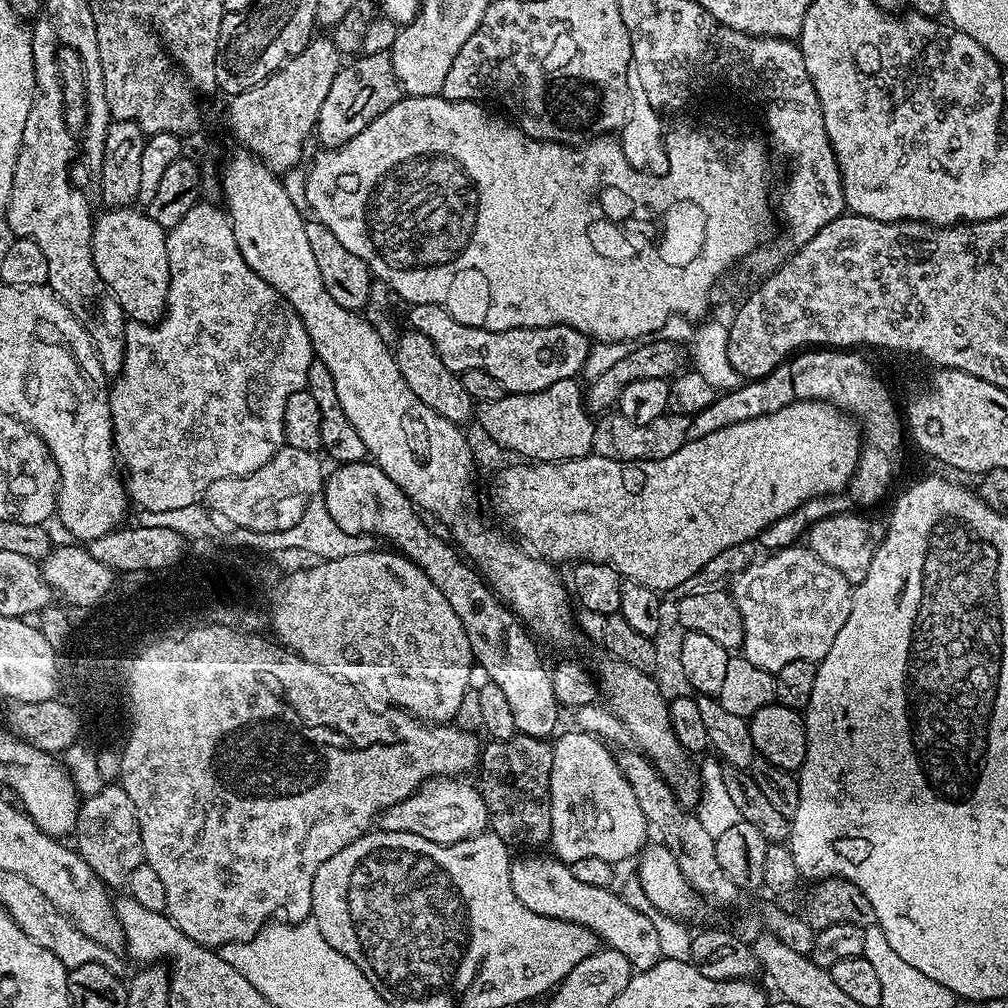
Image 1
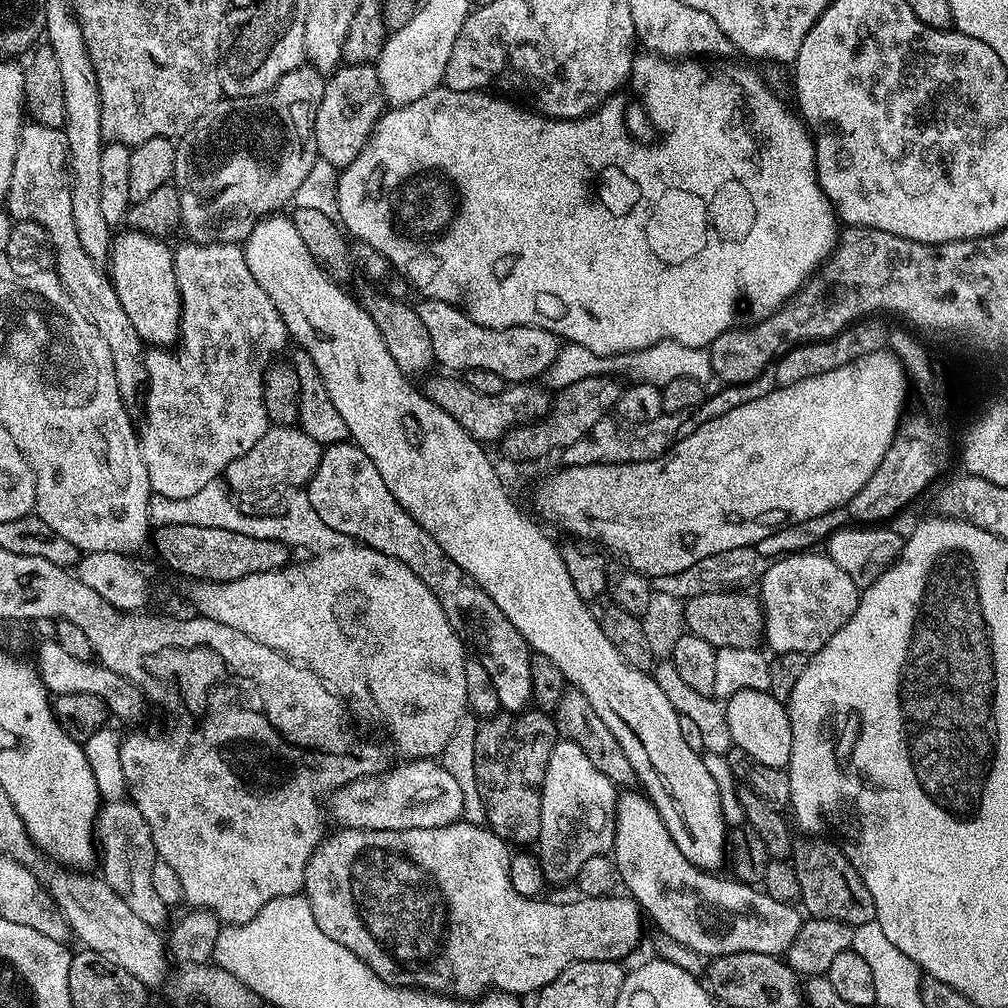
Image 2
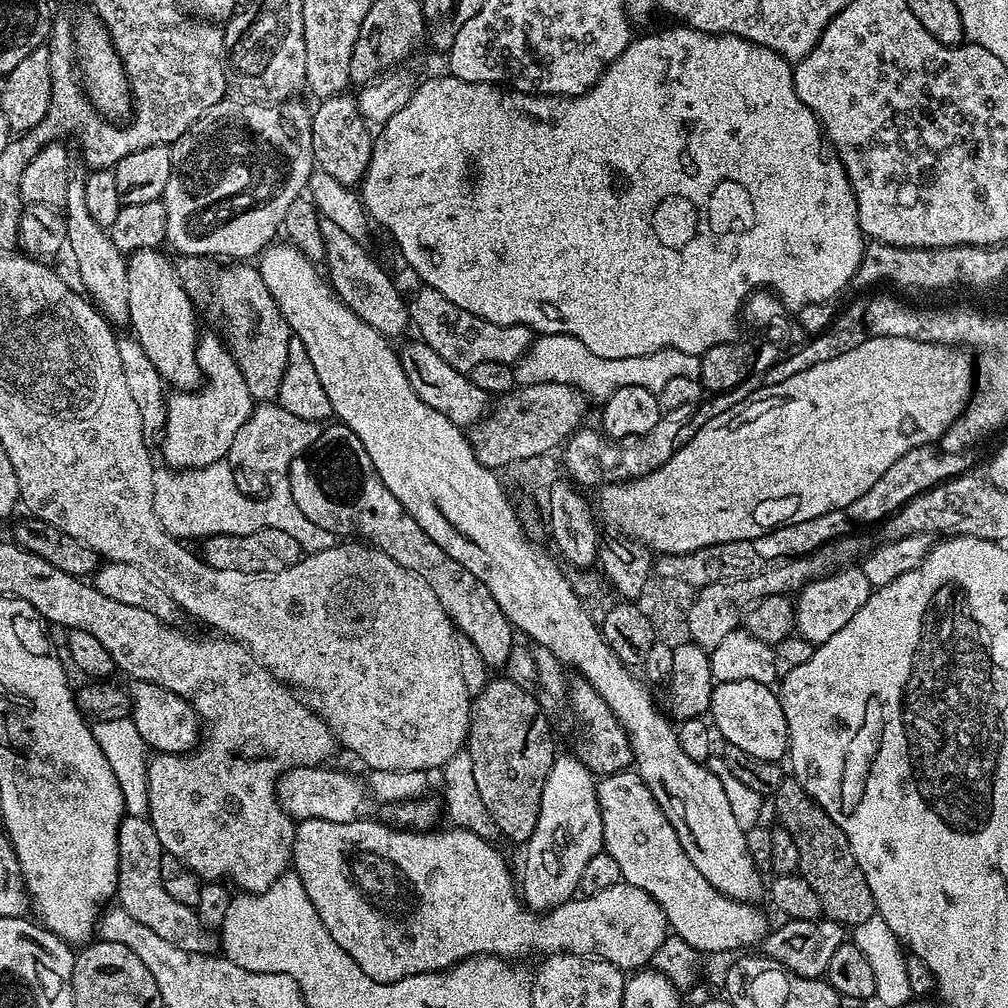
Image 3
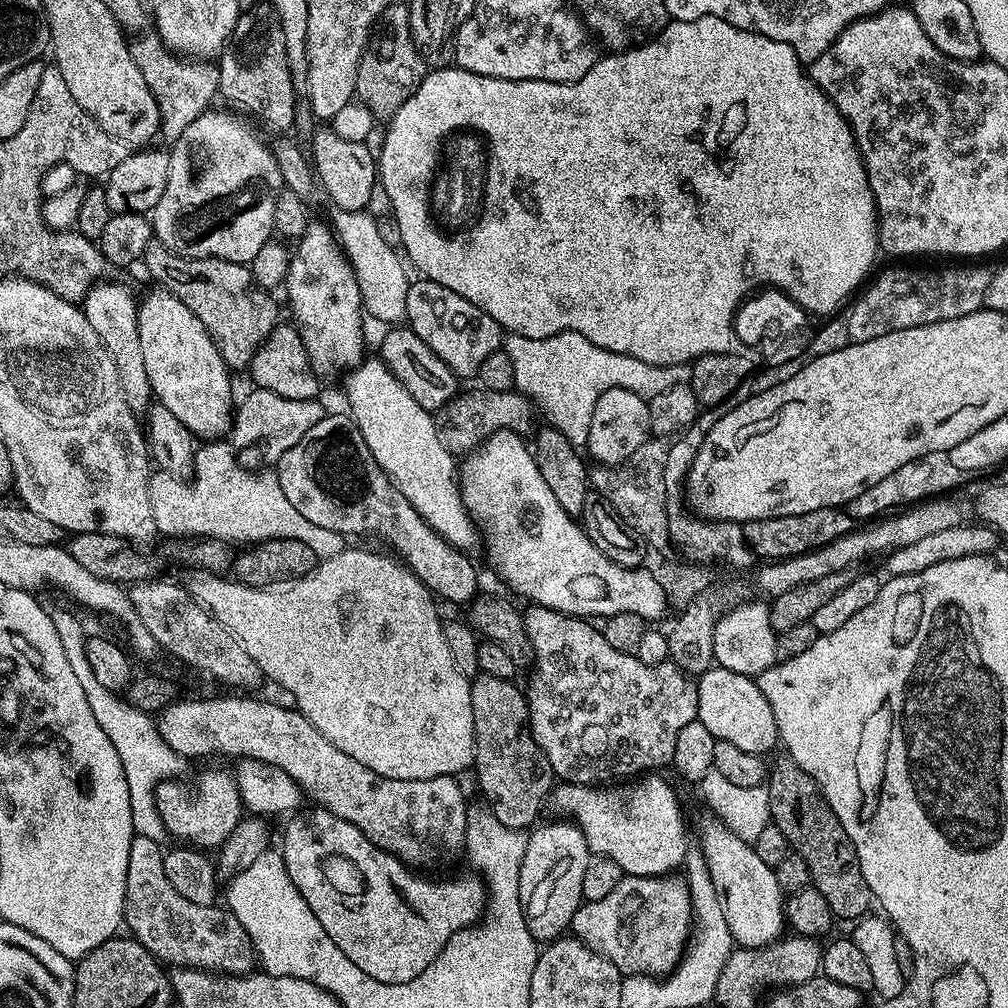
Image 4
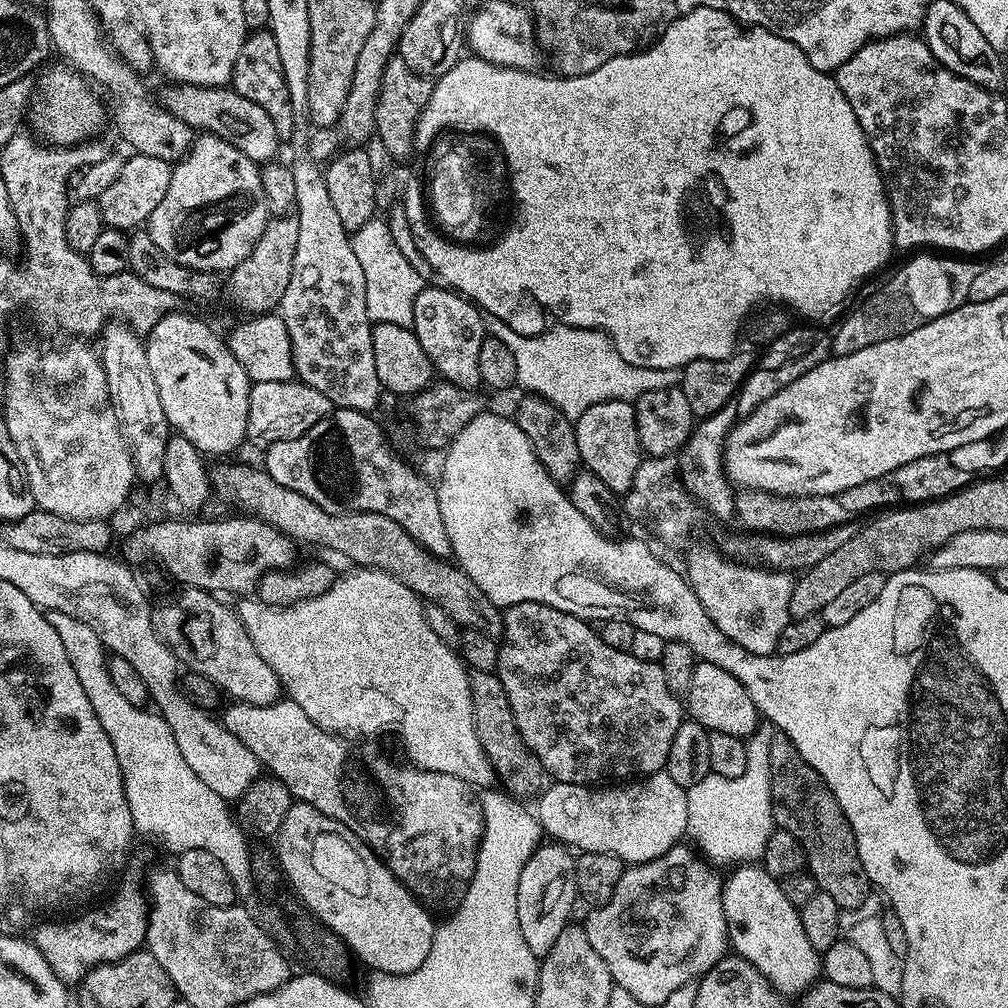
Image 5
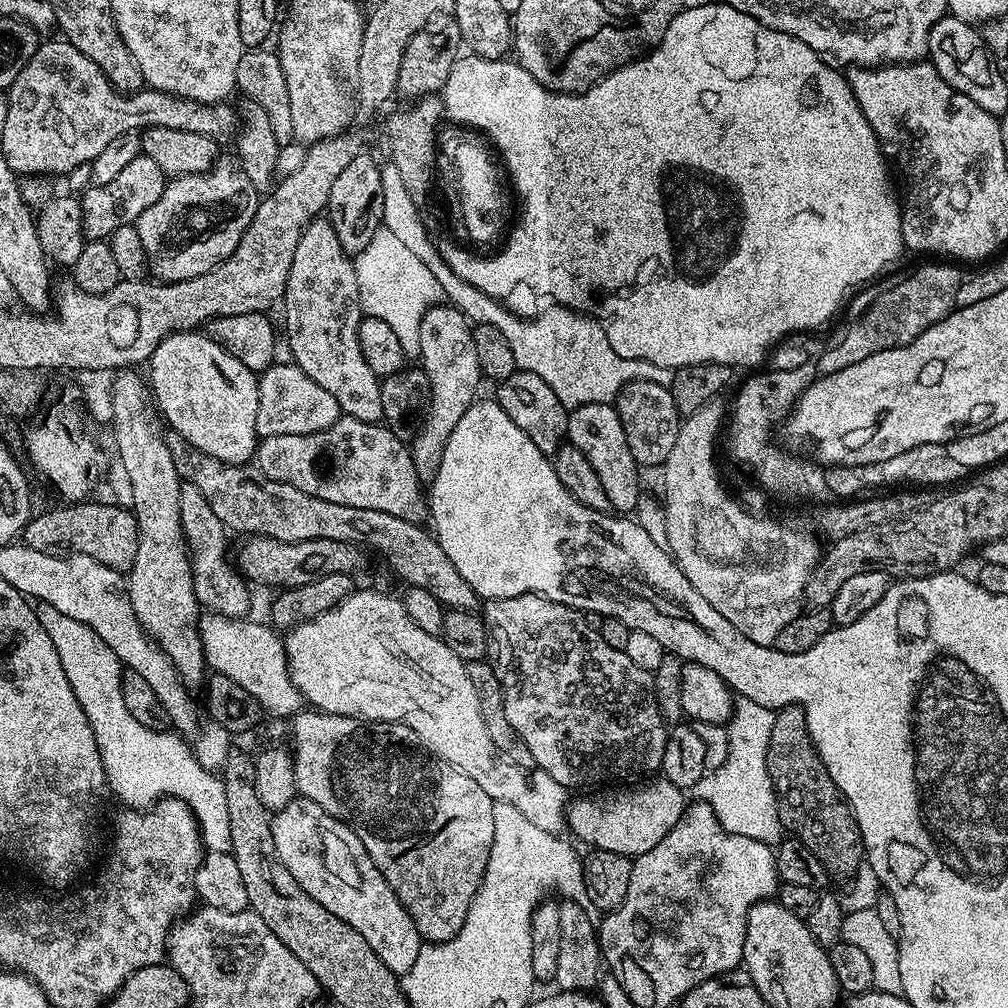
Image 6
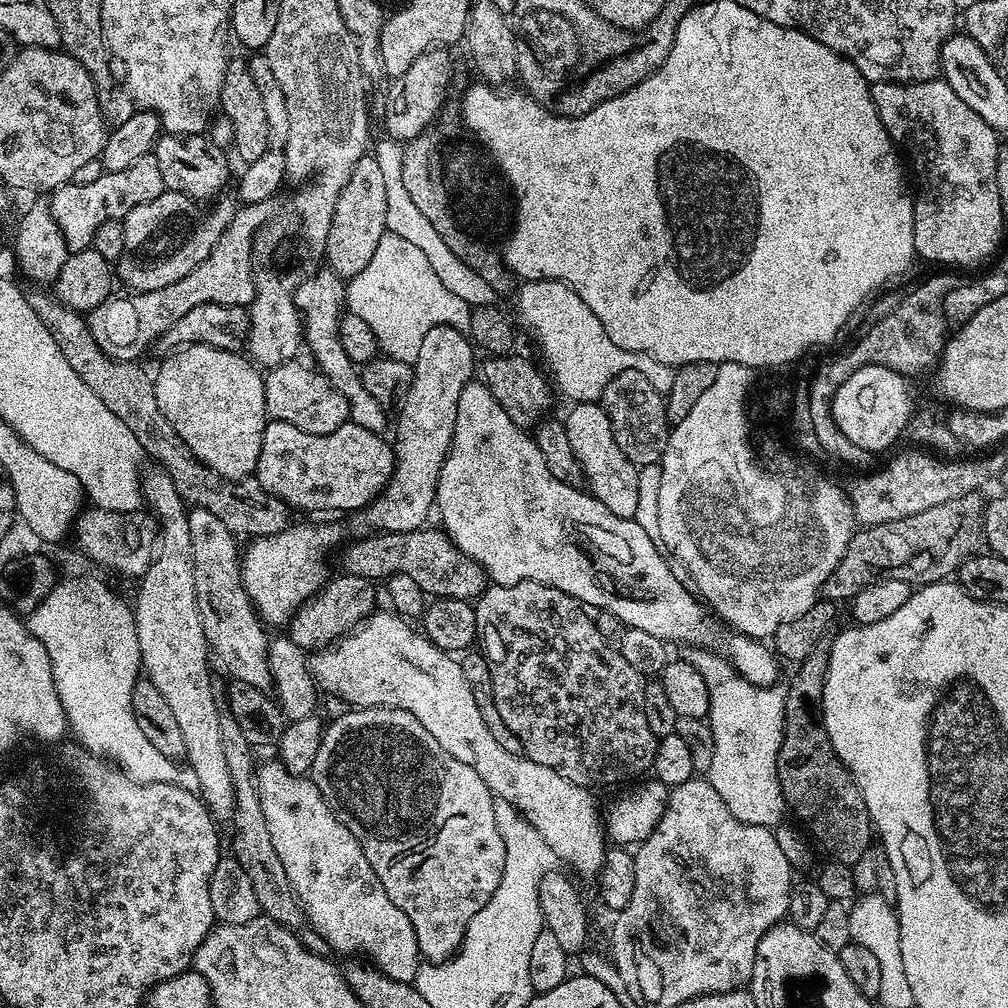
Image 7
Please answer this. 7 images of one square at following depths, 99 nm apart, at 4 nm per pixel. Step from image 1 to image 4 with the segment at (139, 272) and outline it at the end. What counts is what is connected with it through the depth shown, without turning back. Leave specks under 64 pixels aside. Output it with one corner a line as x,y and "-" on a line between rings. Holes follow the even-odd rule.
167,288
153,289
138,304
138,338
142,338
142,360
146,362
153,397
171,410
193,436
227,437
234,419
233,373
224,363
218,346
214,346
206,326
198,322
194,310

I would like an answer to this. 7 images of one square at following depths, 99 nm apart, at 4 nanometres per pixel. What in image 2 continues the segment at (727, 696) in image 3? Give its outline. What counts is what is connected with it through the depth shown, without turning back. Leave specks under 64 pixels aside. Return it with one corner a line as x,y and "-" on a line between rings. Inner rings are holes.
742,690
727,697
724,717
730,726
735,747
741,748
751,760
756,760
762,766
787,769
790,762
792,731
787,707
781,701
774,699
767,691

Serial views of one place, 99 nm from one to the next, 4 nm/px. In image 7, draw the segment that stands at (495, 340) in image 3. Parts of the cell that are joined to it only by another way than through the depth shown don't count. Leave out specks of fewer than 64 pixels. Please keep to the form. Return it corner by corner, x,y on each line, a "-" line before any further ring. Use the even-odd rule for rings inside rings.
434,326
434,330
426,333
422,338
422,347
418,349
418,358
412,365
412,385
402,397
404,405
400,408
400,417
395,417
394,451
396,465
392,476
385,486
371,502
359,513
360,520
368,530
383,530
384,532
413,532
425,527
429,523
428,515
433,515
436,503
436,487
442,466
448,457
448,448
454,438
454,422
458,418
458,397
467,384
473,383
472,352
474,345
467,335
454,326

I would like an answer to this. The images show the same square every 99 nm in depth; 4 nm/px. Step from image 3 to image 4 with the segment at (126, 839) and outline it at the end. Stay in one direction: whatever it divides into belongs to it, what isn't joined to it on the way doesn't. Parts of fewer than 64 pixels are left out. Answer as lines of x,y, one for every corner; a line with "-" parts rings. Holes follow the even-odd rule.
133,835
130,846
130,866
126,870
126,898
124,899
124,924
137,942
165,965
176,968
201,968
203,972
215,972
225,976
246,976
257,963
252,943
238,918
224,906
198,906
190,898
182,898
174,886
170,886
164,869
164,852
161,841

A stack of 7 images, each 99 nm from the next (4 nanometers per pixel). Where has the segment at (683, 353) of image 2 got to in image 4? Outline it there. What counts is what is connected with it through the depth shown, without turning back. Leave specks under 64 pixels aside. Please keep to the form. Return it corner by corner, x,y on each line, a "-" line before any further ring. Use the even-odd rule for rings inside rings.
574,331
559,332
544,339
531,339
516,333
507,335
504,340
505,351
510,354
514,369
515,389
544,412
551,427
559,430
570,443
577,448
585,447
589,438
589,420
597,399
608,389
634,390
634,394
651,398
654,394
662,394
662,390
670,390
675,384
687,384
692,376
688,364
647,364
638,362
638,358
618,354
617,351
606,350
604,347
594,346
588,338

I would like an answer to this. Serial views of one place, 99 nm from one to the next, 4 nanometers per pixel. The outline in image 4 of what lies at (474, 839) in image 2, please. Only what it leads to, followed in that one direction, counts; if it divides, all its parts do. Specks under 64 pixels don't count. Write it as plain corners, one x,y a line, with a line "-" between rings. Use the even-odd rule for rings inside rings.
319,806
313,812
300,810
291,817
284,828
284,861
290,882
298,886
298,894
306,898
306,906
314,910
314,918
322,922
322,930
334,938
334,946
378,982
401,984
410,982
438,958
446,942
458,930
471,928
483,917
486,907
486,885
479,875
456,876
453,880
427,880
427,875
417,874
398,857
383,852
372,844
350,822
338,818
-
676,874
659,876
621,875
618,886
606,894
606,898
584,900
580,909
574,914
571,935
583,942
590,950
594,950
602,958
606,958
622,974
630,976
646,976
653,978
672,971
684,955
685,948
694,927
692,899
688,893
688,885

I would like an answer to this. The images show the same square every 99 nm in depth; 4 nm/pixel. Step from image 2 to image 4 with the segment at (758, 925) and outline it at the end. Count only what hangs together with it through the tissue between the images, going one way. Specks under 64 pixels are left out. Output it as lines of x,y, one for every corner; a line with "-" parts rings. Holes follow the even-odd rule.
646,774
633,780
626,780
623,782
610,782
607,784
599,785
582,785
562,782
553,787
553,790
550,794
550,800
551,803
553,801
562,811
566,812
564,813
565,815
571,816
570,814
573,814
573,816
571,817
582,830
583,836
587,840
588,849
593,855
606,856
610,858
612,861
618,863
618,866
625,875
661,877
667,875
672,869
679,869
683,865
684,861
687,859
688,846
686,846
686,828
684,826
682,812
678,804
678,798
673,788
664,779
658,776
660,775

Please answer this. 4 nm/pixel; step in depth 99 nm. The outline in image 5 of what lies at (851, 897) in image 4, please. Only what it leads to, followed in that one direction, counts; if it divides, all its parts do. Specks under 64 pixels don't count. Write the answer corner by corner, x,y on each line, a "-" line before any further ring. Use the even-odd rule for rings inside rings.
783,734
773,735
770,742
770,770
775,827
794,834
806,857
806,872
816,880
819,891
830,894
841,910
862,907
868,900
870,885
858,858
856,835
818,770
804,761

